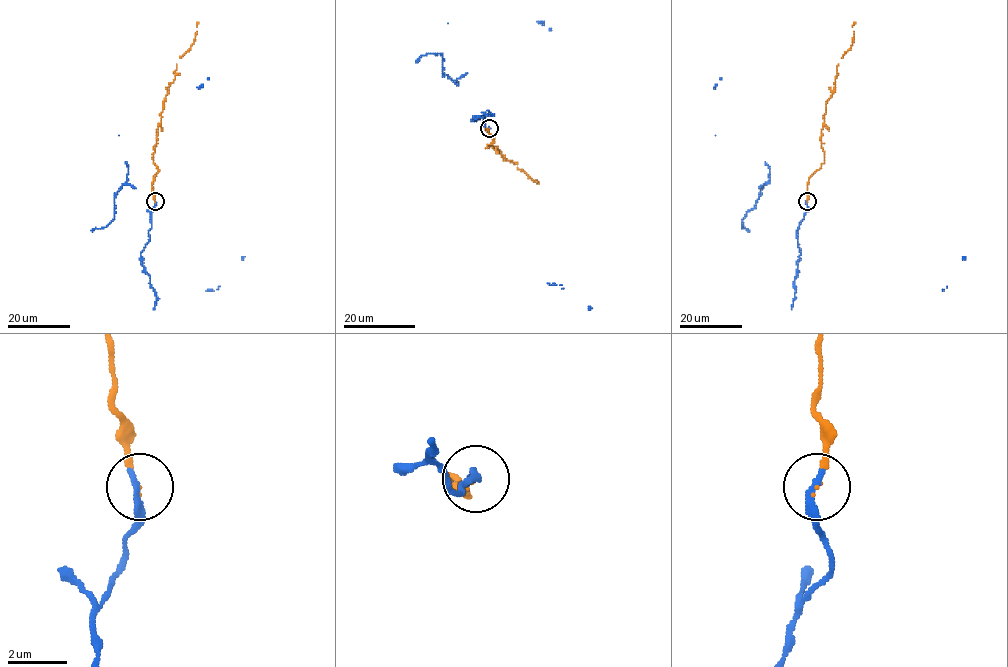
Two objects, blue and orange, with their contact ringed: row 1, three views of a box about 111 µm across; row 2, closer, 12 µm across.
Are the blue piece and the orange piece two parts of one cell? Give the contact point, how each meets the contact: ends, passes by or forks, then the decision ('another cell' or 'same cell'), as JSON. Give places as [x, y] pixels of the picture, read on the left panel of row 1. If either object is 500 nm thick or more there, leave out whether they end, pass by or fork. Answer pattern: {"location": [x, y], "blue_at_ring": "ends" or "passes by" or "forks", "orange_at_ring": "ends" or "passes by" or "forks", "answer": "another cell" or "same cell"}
{"location": [155, 201], "blue_at_ring": "ends", "orange_at_ring": "ends", "answer": "same cell"}

